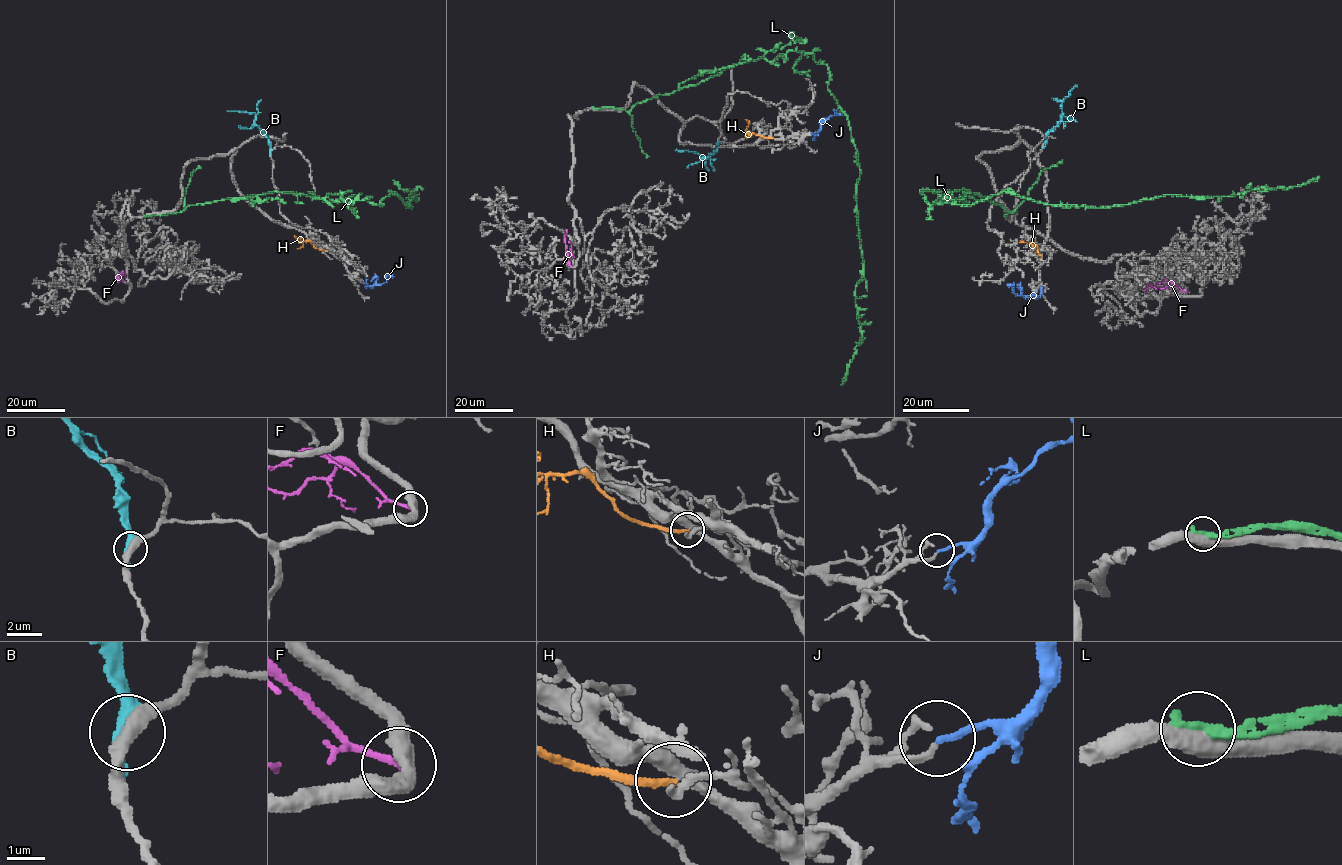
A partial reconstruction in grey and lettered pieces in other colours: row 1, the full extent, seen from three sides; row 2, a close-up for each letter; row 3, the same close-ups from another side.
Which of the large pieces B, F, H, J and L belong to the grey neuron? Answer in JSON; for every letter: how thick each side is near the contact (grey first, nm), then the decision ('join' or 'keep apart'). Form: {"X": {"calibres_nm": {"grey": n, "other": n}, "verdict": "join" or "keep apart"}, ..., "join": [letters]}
{"B": {"calibres_nm": {"grey": 420, "other": 400}, "verdict": "keep apart"}, "F": {"calibres_nm": {"grey": 400, "other": 190}, "verdict": "keep apart"}, "H": {"calibres_nm": {"grey": 400, "other": 200}, "verdict": "keep apart"}, "J": {"calibres_nm": {"grey": 200, "other": 170}, "verdict": "join"}, "L": {"calibres_nm": {"grey": 440, "other": 300}, "verdict": "keep apart"}, "join": ["J"]}

